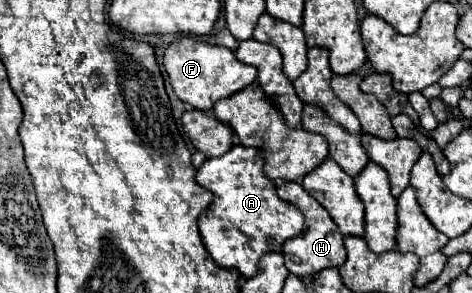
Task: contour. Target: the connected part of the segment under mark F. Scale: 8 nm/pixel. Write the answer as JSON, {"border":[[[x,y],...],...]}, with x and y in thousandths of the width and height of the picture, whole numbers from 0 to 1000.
{"border":[[[383,123],[367,150],[358,150],[345,191],[345,225],[379,341],[430,382],[447,375],[460,341],[523,300],[544,266],[544,239],[536,225],[502,212],[498,184],[485,164],[447,157],[439,143],[426,143],[417,123]]]}

